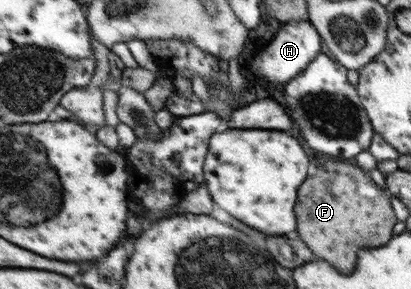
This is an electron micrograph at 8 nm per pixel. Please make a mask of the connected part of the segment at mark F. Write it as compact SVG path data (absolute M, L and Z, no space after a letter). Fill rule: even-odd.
M339 161L317 165L313 175L303 181L295 213L299 213L299 239L315 257L331 261L339 273L351 273L357 249L385 245L395 225L389 195L365 177L361 168Z

